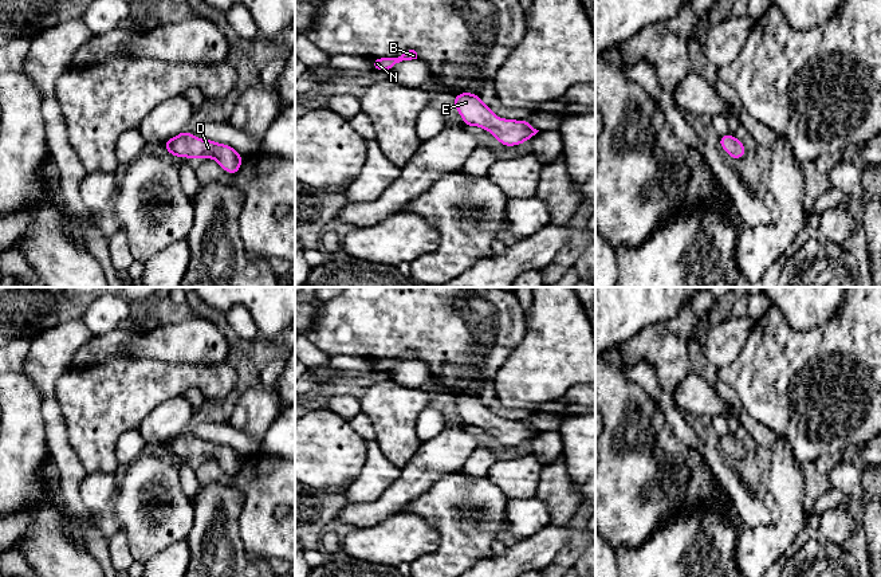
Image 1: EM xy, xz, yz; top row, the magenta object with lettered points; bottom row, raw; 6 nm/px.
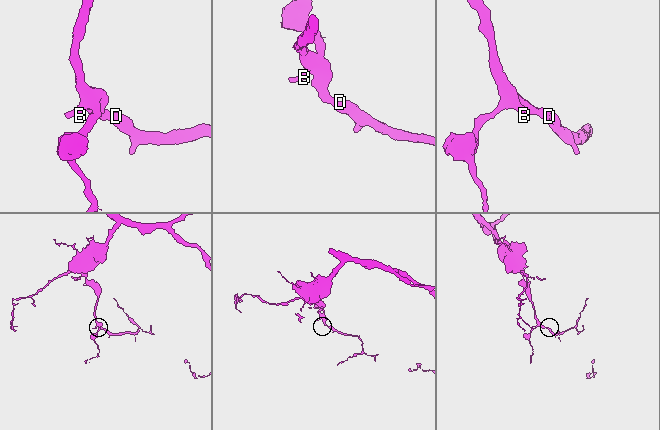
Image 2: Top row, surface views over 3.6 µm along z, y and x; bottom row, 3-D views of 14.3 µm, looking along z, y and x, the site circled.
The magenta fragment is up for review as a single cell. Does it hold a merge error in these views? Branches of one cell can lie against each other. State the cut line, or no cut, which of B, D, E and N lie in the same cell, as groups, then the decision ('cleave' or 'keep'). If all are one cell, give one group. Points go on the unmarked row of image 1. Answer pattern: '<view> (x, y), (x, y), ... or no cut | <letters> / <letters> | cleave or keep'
no cut | B D E N | keep

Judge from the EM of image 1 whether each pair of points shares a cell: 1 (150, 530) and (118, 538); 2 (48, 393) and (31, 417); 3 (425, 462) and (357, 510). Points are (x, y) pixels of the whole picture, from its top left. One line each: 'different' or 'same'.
1: different
2: different
3: same

